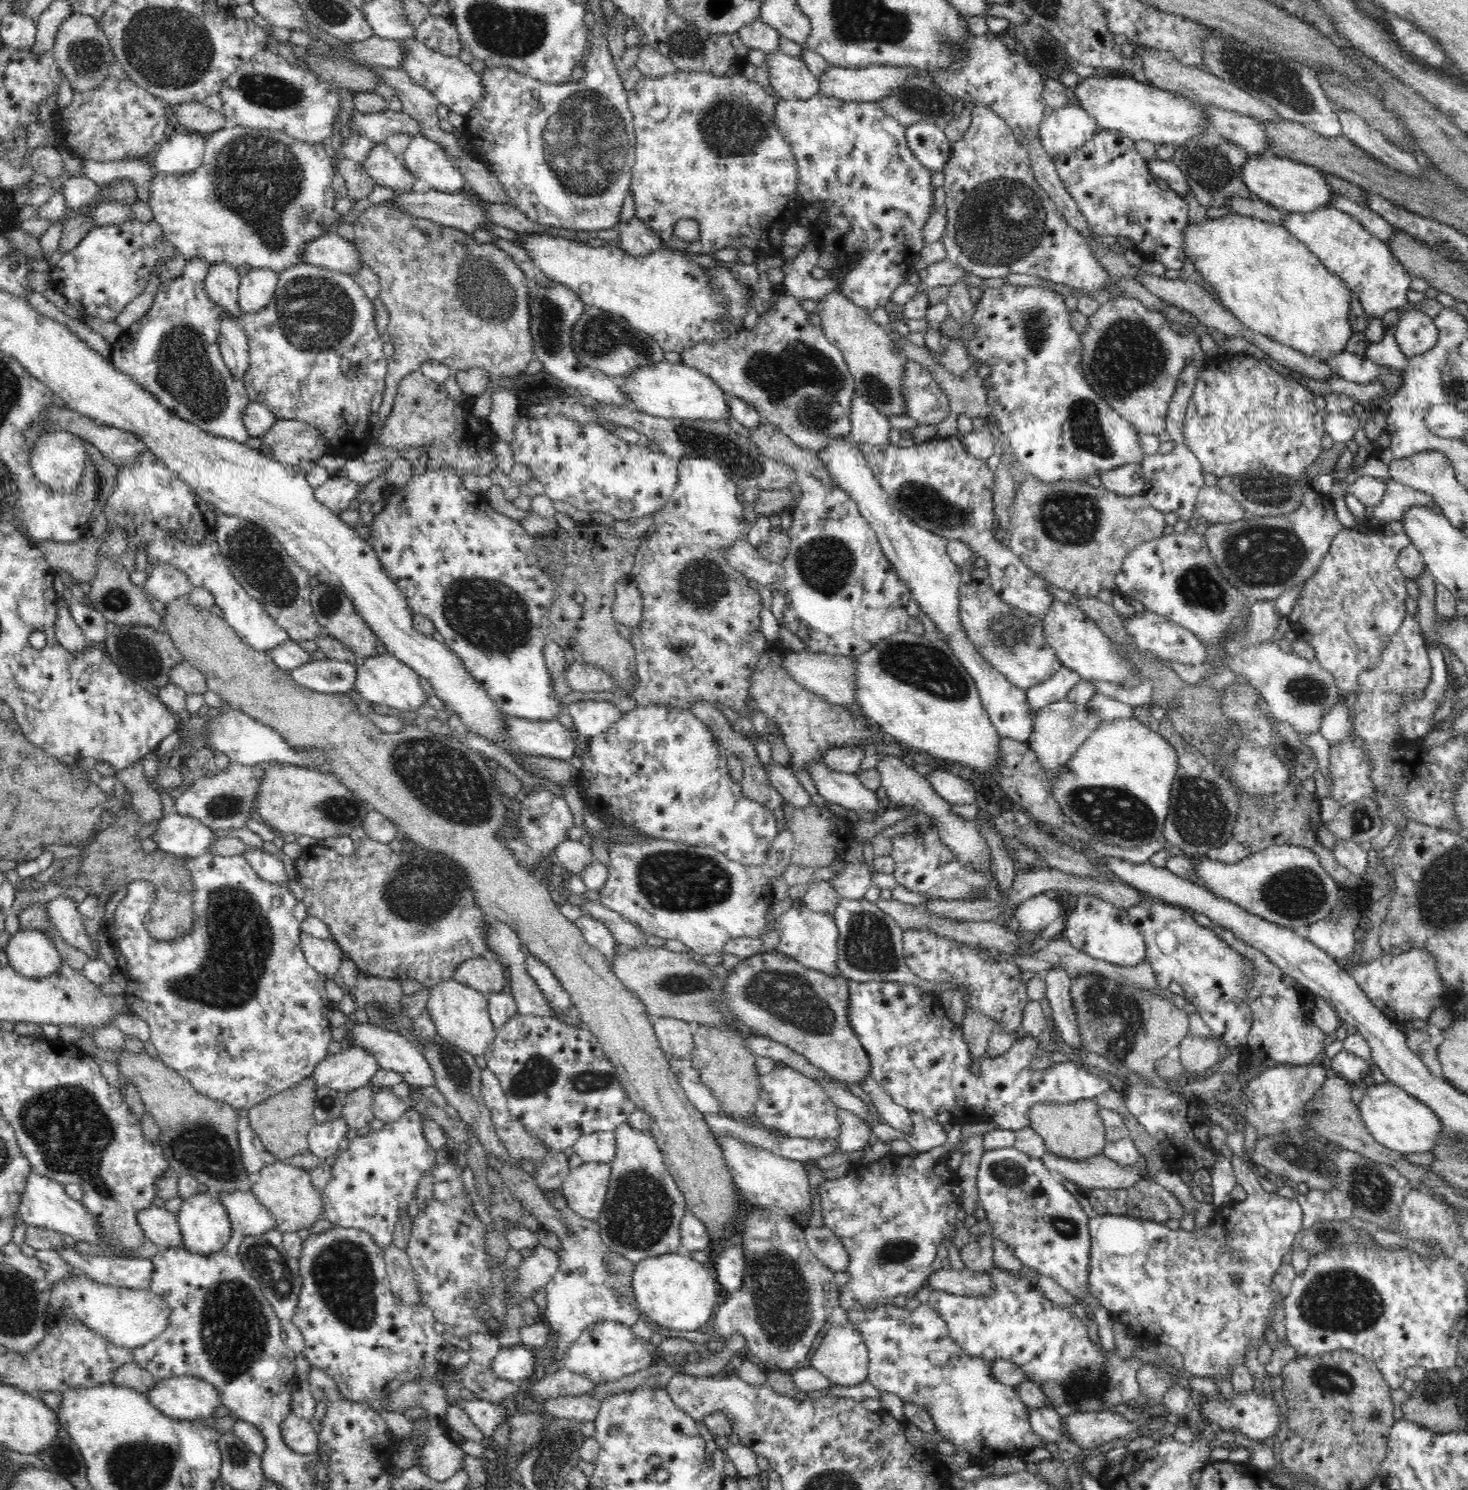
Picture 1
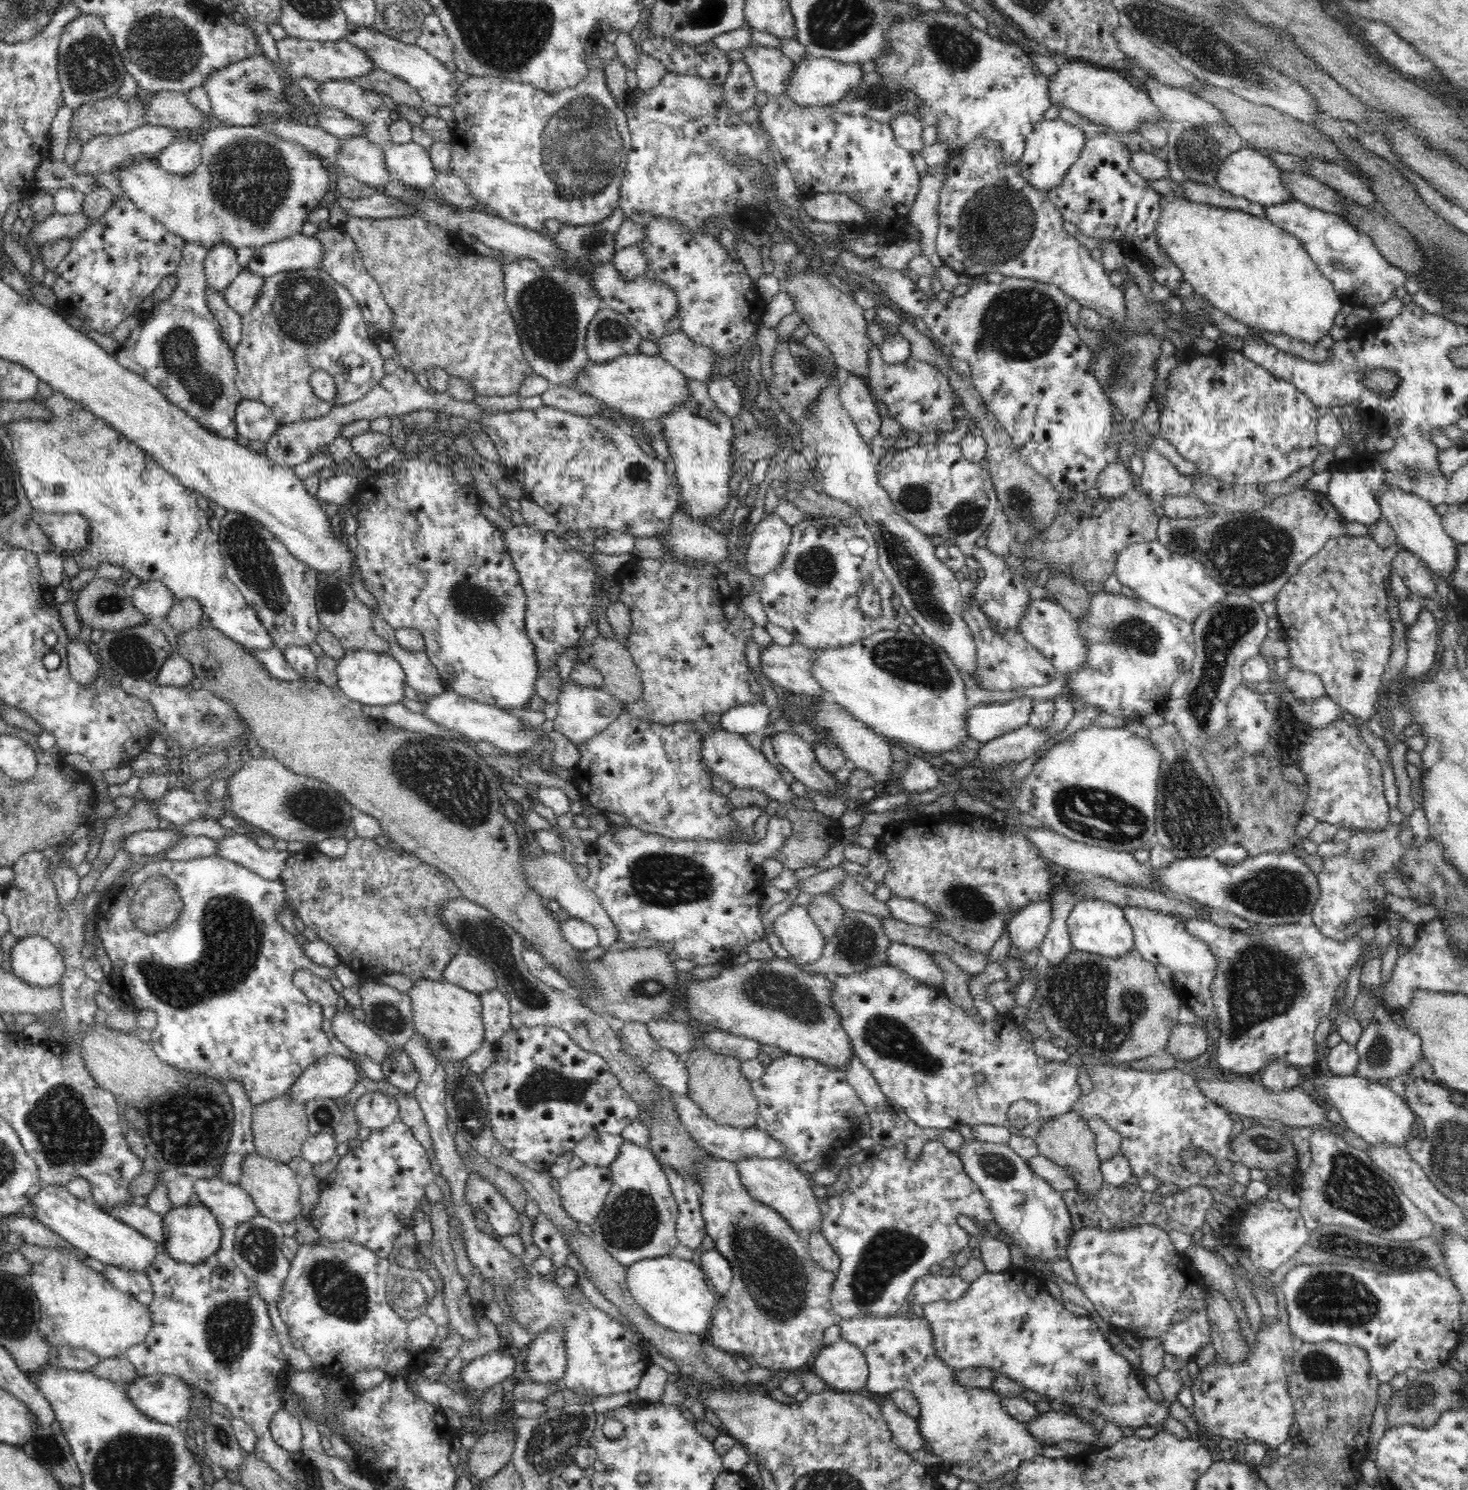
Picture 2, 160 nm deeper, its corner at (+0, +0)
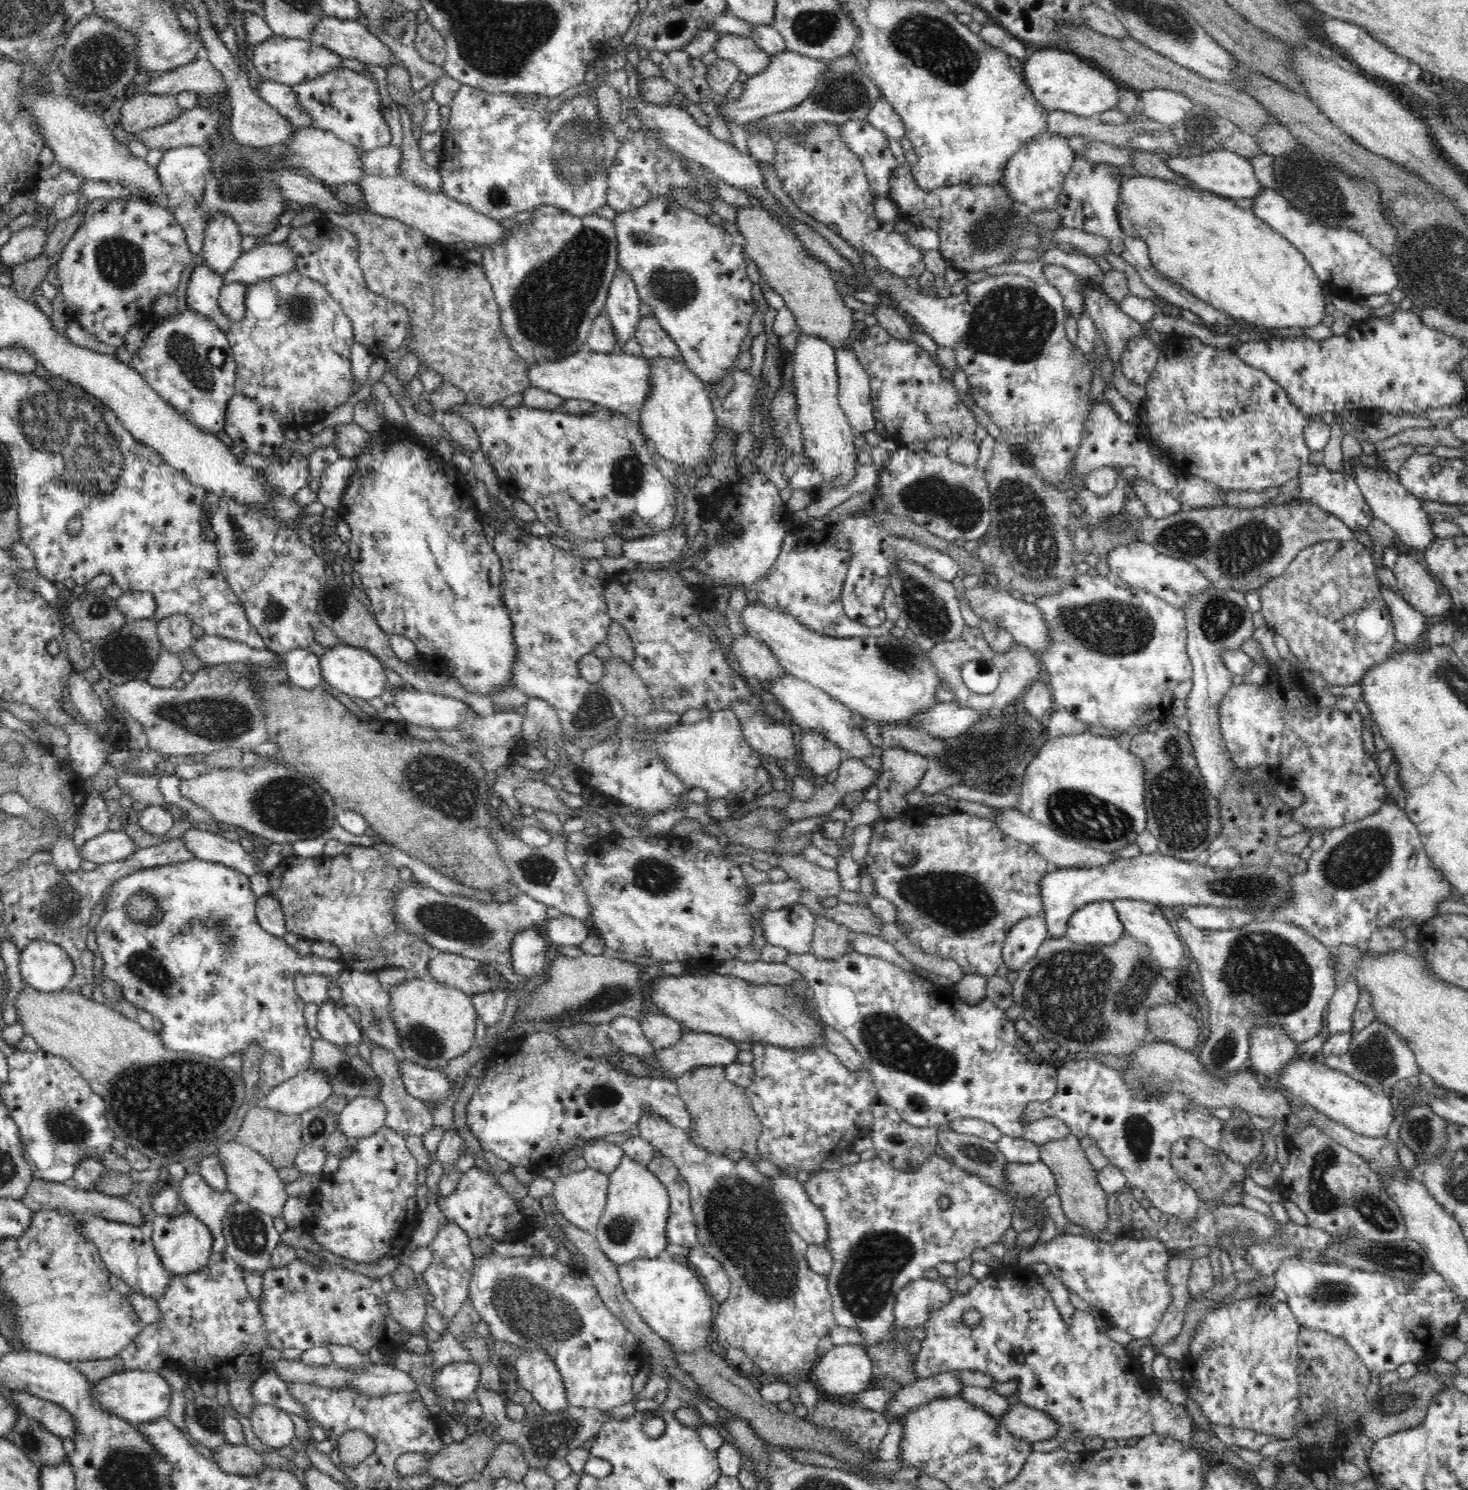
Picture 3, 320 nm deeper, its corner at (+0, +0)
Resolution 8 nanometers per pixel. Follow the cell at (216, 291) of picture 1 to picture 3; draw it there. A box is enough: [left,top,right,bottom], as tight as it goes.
[203,213,243,276]

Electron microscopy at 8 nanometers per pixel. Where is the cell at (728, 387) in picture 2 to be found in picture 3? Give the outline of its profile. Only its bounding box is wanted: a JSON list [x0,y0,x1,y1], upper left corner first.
[613,195,754,383]

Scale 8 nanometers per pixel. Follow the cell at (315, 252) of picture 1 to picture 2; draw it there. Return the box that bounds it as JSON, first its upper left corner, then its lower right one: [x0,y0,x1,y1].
[245,233,323,279]

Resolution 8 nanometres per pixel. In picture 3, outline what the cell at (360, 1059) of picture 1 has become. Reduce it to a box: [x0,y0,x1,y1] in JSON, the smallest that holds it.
[260,1069,333,1116]

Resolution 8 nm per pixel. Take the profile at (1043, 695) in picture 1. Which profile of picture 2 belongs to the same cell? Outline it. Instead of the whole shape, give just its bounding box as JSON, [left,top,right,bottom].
[966,697,1035,743]

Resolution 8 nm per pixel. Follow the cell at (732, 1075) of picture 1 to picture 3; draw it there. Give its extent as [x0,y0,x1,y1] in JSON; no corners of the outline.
[675,1066,762,1156]

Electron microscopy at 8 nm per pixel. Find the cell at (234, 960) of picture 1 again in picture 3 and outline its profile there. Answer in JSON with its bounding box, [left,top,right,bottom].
[95,859,345,1103]

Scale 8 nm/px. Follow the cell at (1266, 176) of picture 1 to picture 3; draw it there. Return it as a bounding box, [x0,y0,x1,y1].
[1165,150,1261,200]

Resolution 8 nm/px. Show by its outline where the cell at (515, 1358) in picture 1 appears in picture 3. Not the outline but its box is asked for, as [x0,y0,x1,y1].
[433,1362,480,1401]

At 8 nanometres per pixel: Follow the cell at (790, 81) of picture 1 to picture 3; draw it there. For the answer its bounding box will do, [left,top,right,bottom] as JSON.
[713,33,770,78]

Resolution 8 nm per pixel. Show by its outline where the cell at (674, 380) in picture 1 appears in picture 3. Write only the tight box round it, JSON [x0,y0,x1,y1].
[527,348,651,418]

